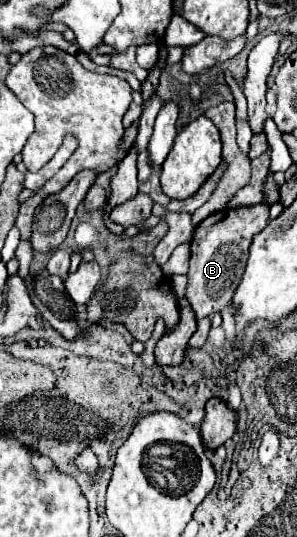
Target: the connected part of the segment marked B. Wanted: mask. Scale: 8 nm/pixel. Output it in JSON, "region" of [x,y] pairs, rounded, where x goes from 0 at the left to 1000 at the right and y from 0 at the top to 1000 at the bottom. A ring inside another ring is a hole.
{"region":[[[872,378],[845,385],[731,393],[724,400],[697,404],[670,423],[657,423],[643,445],[643,490],[630,508],[630,557],[643,561],[663,594],[704,590],[710,583],[731,583],[778,564],[785,546],[811,527],[825,505],[845,445],[892,426],[899,412],[906,385]]]}

